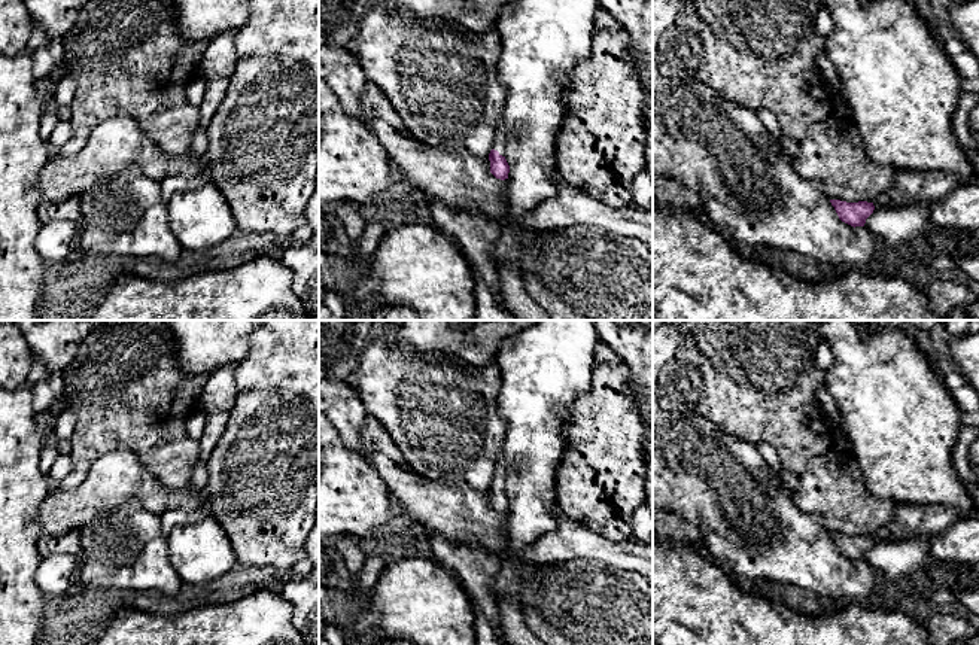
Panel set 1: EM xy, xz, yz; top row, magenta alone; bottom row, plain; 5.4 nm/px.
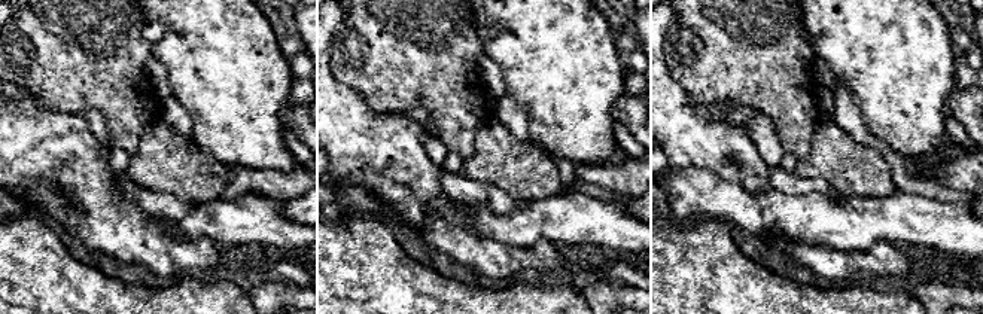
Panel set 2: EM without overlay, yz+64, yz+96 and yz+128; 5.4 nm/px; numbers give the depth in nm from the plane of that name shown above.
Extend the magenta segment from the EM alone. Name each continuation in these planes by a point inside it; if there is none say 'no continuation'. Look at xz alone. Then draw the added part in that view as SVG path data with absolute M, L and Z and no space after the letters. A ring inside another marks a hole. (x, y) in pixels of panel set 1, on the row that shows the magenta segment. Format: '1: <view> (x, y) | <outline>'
1: xz (502, 130) | M501 119L498 130L496 130L496 139L493 143L493 149L499 152L499 155L505 156L505 146L508 139L510 125Z

